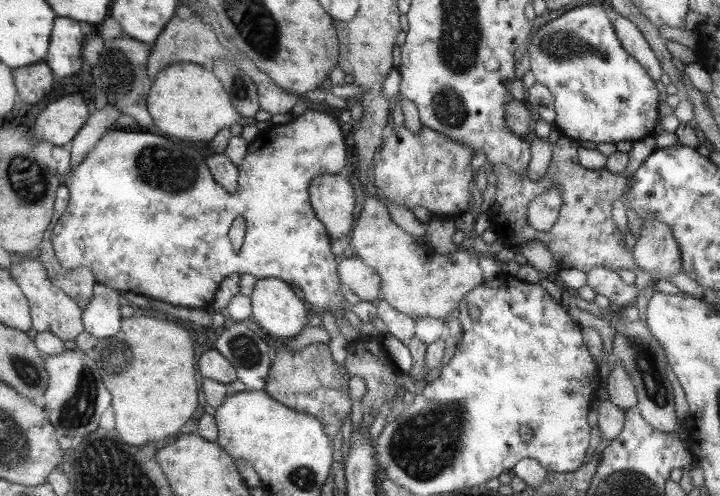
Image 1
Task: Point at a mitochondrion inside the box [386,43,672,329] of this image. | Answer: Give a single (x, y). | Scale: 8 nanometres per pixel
(448, 106)

